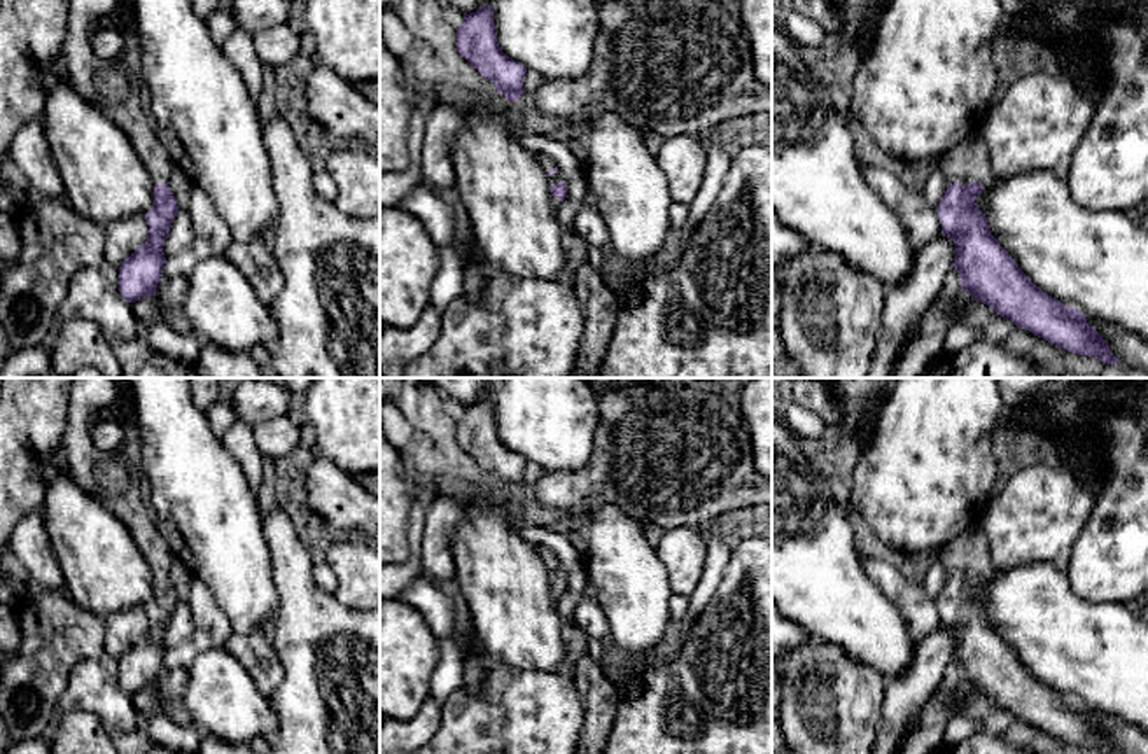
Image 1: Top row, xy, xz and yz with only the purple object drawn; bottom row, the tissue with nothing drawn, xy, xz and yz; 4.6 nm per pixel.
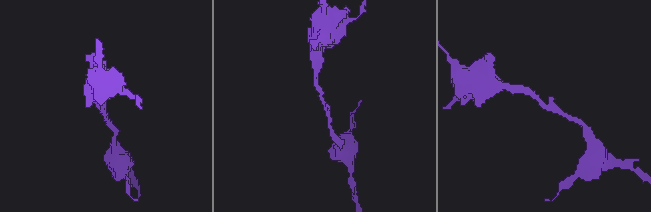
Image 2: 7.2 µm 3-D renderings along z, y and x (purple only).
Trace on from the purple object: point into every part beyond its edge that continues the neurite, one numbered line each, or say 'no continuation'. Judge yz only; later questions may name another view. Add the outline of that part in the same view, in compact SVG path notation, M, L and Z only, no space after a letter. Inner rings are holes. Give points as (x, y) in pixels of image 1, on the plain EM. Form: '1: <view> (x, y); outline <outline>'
1: yz (968, 553); outline M976 520L966 532L943 546L936 555L936 562L945 569L947 577L954 574L966 579L971 574L982 574L984 579L992 576L990 542L982 520Z

